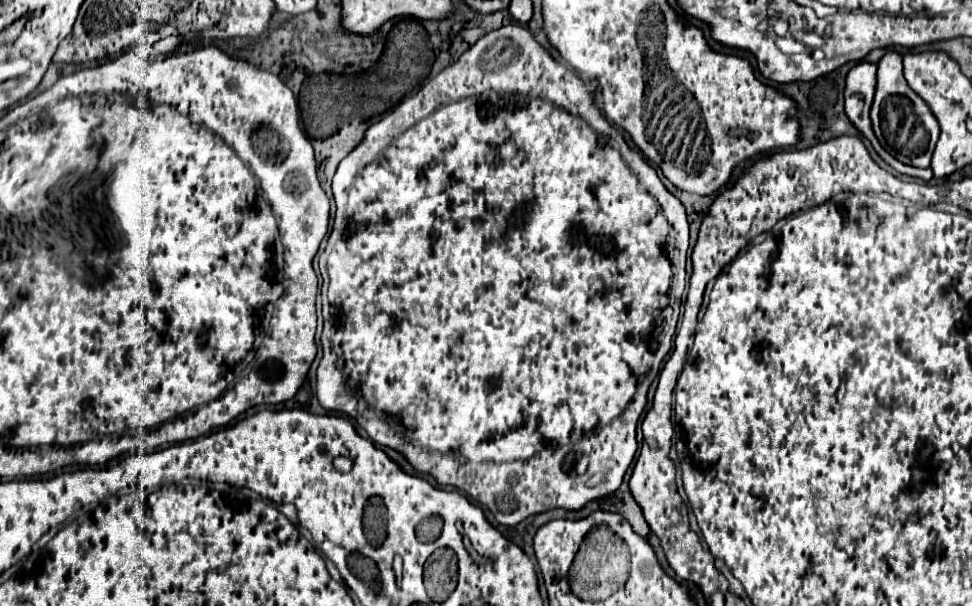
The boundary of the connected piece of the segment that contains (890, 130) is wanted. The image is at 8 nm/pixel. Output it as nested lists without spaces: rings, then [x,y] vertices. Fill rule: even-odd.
[[[887,51],[877,65],[877,91],[871,107],[871,123],[879,143],[901,163],[929,167],[935,143],[939,139],[939,123],[933,117],[933,111],[907,85],[903,77],[903,57],[897,51]]]

